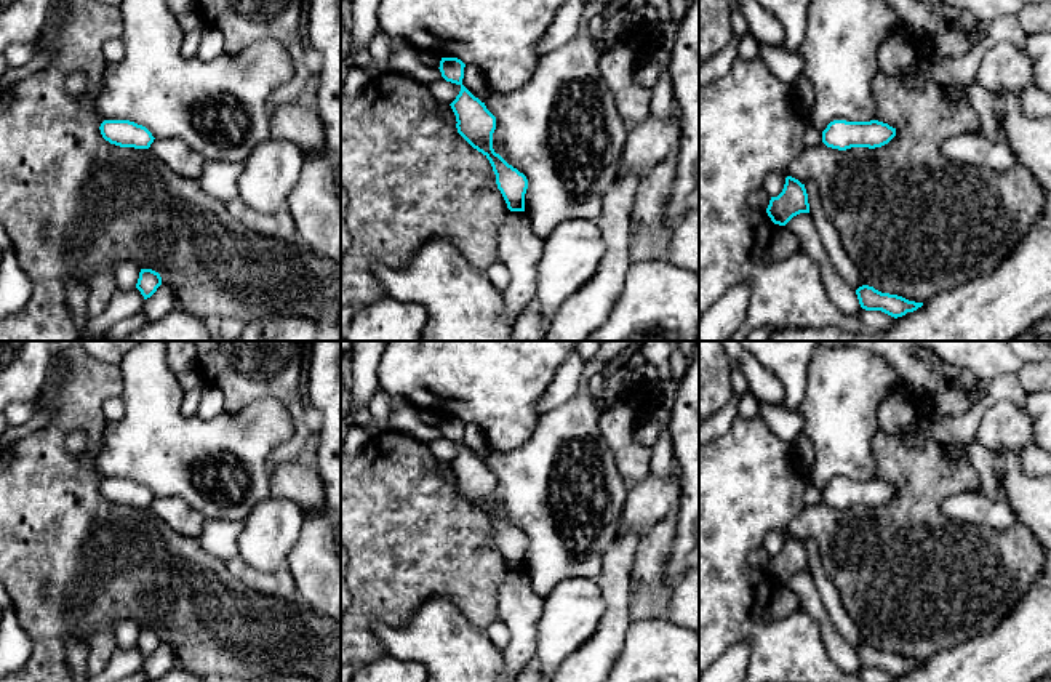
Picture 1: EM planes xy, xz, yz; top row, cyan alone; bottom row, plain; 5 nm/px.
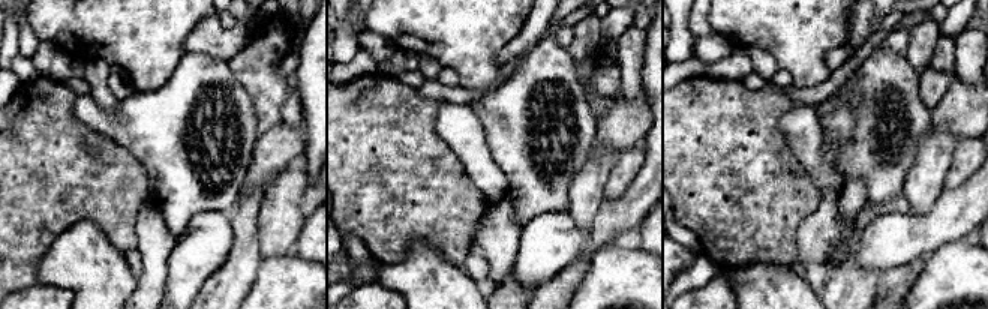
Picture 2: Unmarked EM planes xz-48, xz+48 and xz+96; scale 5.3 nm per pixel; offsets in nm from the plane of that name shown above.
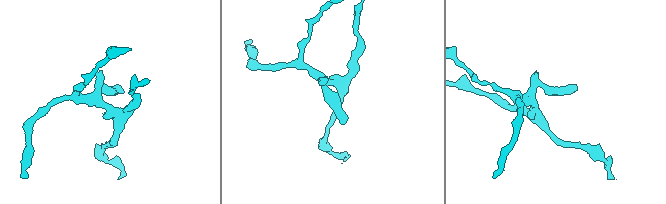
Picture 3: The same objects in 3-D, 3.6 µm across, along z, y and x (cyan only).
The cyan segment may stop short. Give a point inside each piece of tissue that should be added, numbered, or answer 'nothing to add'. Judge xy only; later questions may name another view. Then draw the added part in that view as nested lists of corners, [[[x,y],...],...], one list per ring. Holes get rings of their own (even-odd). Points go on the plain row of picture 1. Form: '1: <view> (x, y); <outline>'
nothing to add

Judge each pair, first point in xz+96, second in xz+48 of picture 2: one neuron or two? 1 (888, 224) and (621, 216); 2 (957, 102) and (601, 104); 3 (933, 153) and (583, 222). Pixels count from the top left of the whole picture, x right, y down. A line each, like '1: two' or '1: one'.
1: one
2: two
3: one

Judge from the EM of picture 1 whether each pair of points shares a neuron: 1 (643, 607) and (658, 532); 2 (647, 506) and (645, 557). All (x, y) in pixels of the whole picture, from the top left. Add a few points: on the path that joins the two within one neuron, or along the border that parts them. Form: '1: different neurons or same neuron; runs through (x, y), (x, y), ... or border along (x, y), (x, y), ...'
1: same neuron; runs through (648, 588), (648, 567), (653, 551)
2: same neuron; runs through (650, 519), (650, 545)

